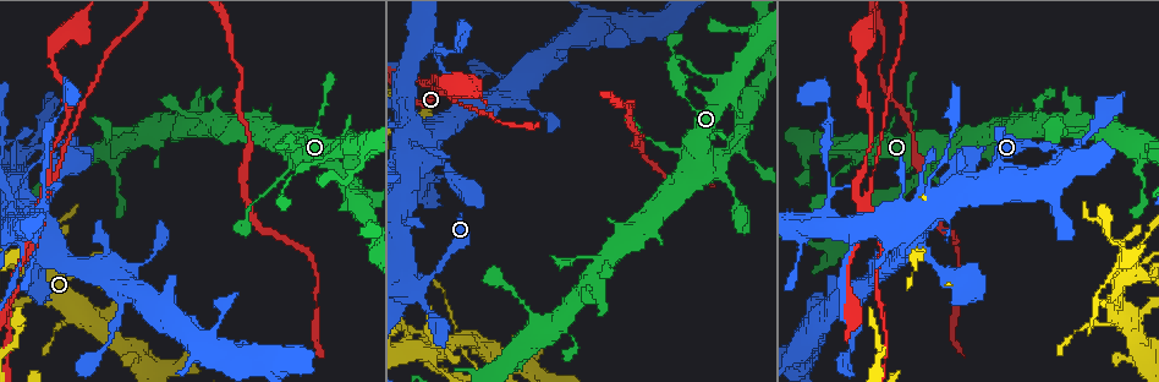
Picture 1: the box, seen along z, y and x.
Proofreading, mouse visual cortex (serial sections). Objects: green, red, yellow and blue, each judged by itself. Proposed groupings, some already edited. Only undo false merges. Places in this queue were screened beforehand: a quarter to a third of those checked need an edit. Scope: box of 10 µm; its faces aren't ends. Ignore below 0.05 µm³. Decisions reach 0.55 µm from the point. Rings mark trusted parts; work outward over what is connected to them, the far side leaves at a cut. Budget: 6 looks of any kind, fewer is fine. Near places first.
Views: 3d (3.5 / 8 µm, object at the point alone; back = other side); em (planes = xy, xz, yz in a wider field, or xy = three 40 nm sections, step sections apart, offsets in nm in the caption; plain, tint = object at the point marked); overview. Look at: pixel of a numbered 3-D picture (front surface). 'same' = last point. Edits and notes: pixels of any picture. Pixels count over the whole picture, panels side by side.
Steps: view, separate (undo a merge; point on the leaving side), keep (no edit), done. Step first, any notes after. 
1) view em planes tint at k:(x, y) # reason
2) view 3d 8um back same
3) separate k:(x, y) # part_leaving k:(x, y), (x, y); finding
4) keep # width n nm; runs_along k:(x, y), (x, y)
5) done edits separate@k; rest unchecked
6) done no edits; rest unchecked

view 3d 3.5um at 1:(710, 155) # sudden change in width

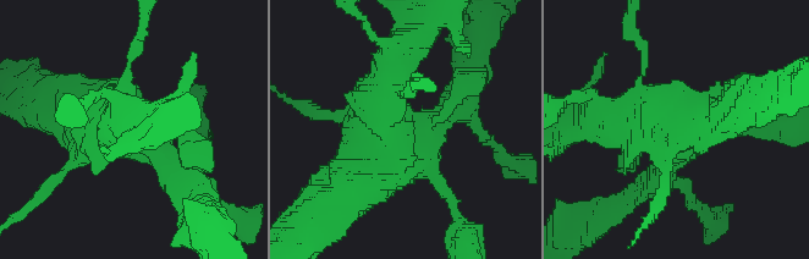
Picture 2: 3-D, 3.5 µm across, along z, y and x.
view em planes tint at 2:(402, 134) # need the tissue

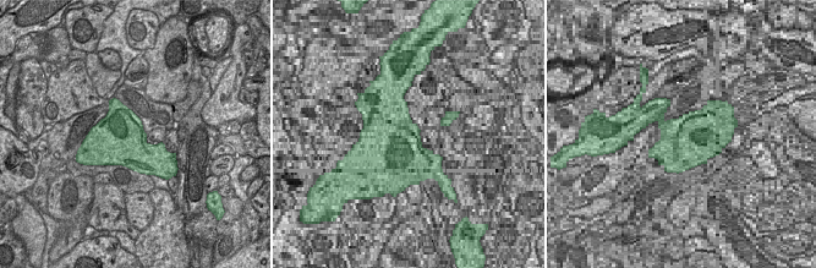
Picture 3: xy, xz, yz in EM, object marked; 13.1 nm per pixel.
view em xy step 3 tint same

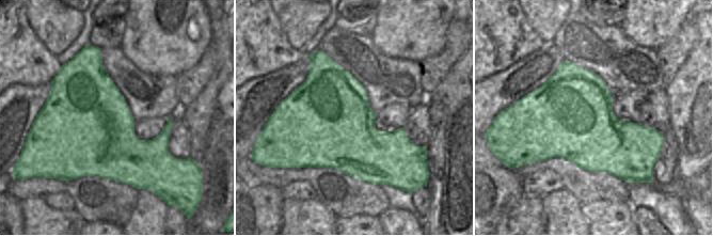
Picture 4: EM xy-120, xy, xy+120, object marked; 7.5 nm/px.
keep # runs_along 2:(392, 60), (385, 163), (347, 194); one cell here

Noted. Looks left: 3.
view 3d 8um at 1:(854, 198) # two arms at a narrow angle

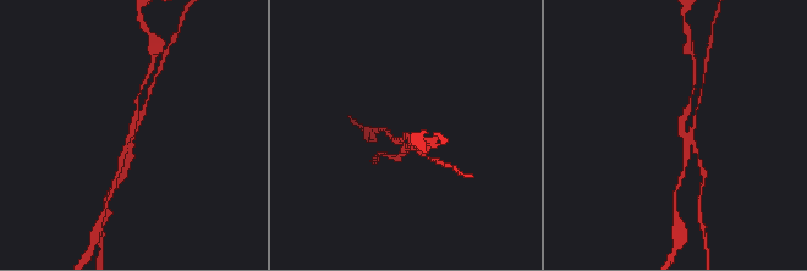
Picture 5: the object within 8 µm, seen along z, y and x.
view em xy step 3 tint same # arms 4; arm_widths 100, 150, 200, 200 nm

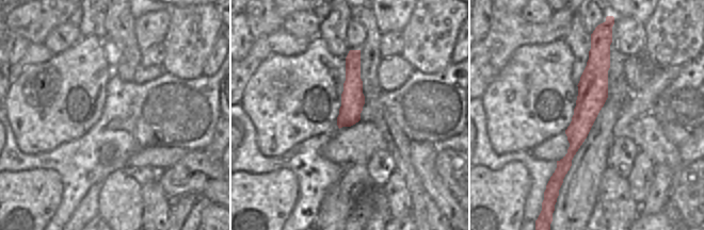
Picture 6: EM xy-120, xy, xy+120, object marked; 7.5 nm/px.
separate 5:(686, 111) # part_leaving 5:(687, 138), (681, 122), (692, 93); a second cell is stuck on

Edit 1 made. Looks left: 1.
done edits separate@5; rest unchecked

